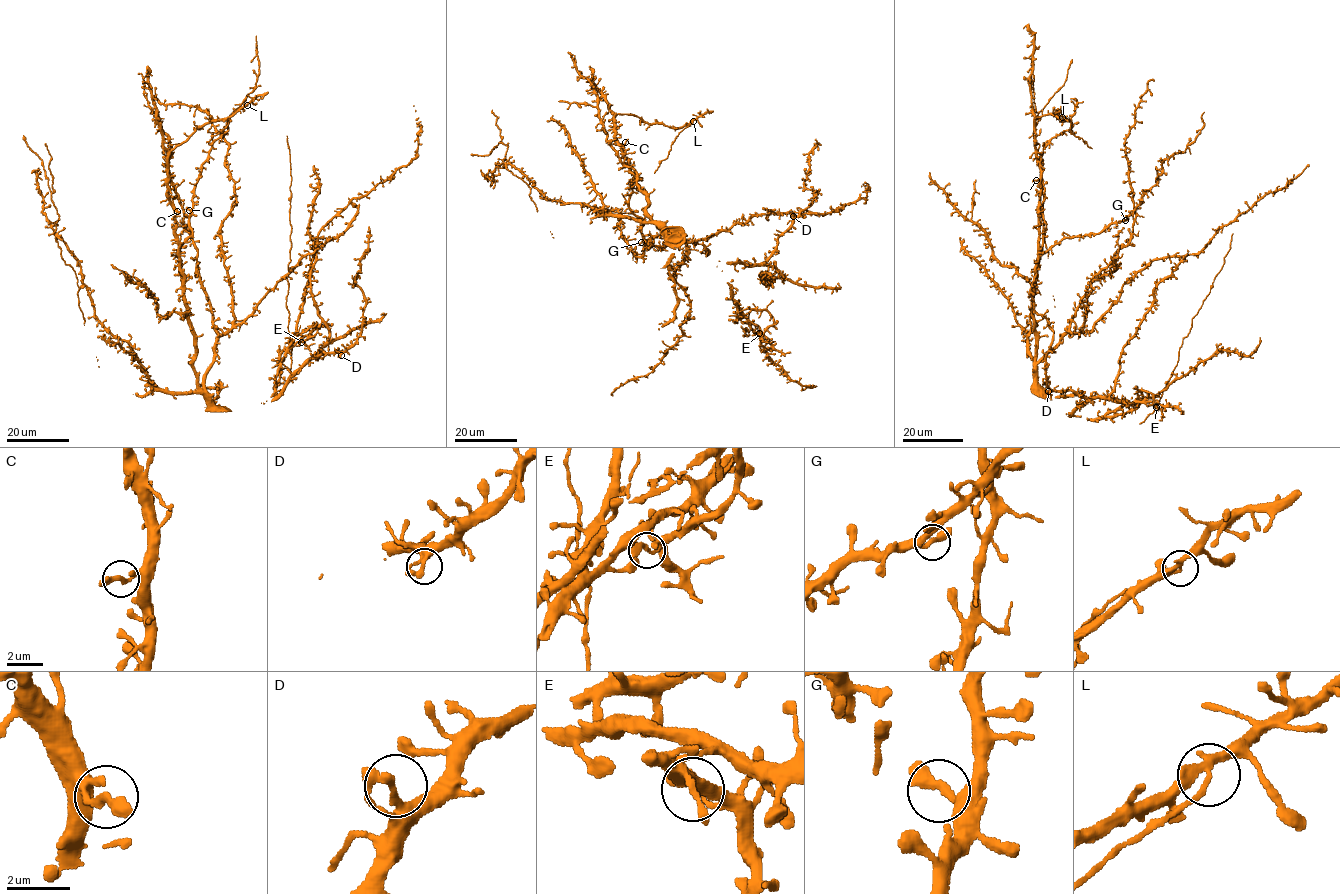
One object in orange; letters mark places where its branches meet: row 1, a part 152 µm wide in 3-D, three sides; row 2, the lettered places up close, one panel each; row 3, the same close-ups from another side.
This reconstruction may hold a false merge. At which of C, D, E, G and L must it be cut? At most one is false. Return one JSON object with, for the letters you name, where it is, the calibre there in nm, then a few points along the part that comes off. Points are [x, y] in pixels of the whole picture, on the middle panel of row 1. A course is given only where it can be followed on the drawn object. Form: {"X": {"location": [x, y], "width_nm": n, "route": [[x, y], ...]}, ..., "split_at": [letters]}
{"L": {"location": [693, 121], "width_nm": 280, "route": [[693, 121], [675, 139], [666, 158], [654, 173]]}, "split_at": ["L"]}

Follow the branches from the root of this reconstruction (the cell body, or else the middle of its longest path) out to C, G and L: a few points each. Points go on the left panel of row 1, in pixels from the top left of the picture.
C: (212, 363), (202, 388), (193, 365), (195, 333), (180, 268), (176, 233), (177, 211)
G: (212, 363), (202, 388), (193, 365), (195, 333), (178, 259), (178, 249), (192, 234), (189, 210)
L: (212, 363), (202, 388), (167, 194), (168, 154), (205, 123), (247, 105)

